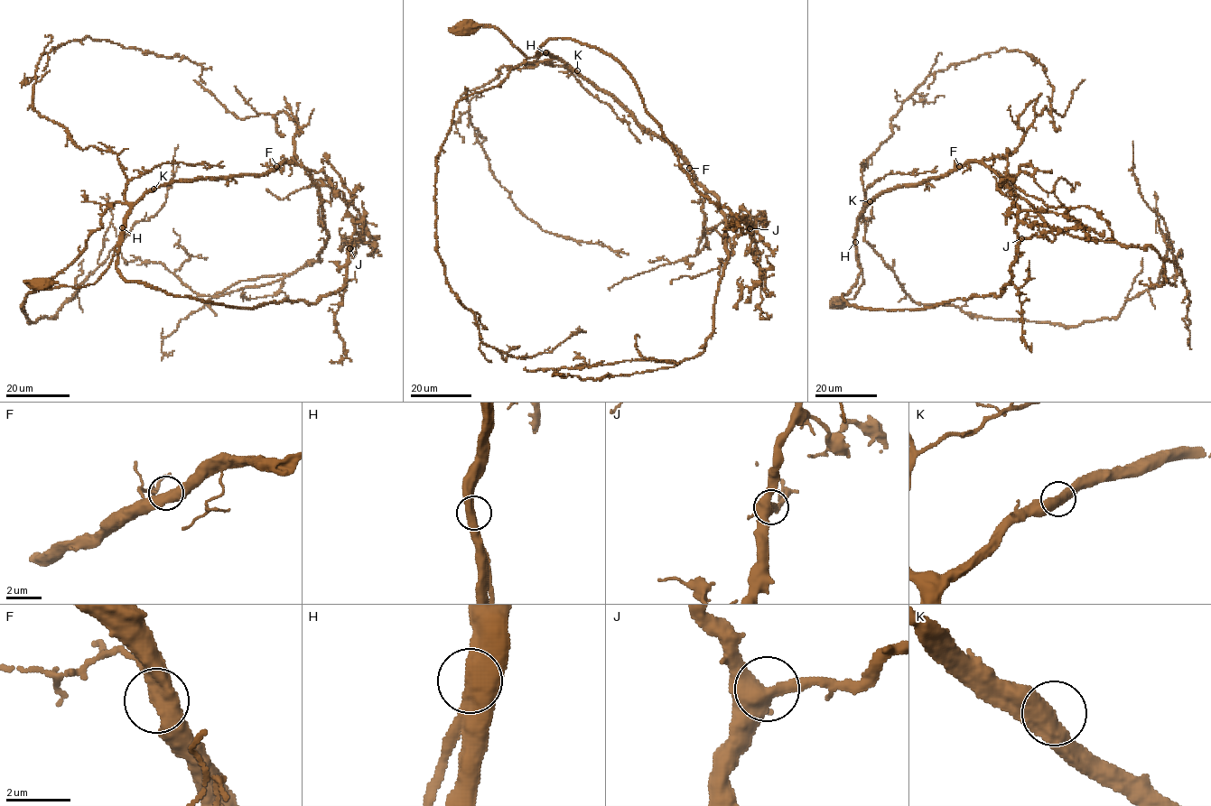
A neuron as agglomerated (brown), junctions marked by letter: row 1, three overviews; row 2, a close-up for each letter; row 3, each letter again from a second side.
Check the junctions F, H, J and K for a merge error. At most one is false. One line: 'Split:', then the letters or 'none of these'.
Split: none of these

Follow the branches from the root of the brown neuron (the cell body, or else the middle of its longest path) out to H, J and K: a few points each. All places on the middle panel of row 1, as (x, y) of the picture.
H: (465, 24), (467, 22), (471, 27), (495, 26), (527, 58), (545, 52)
J: (465, 24), (495, 26), (527, 58), (558, 38), (609, 53), (632, 78), (692, 185), (744, 216), (749, 228)
K: (465, 24), (467, 22), (471, 27), (495, 26), (527, 58), (546, 52), (560, 58), (577, 70)

